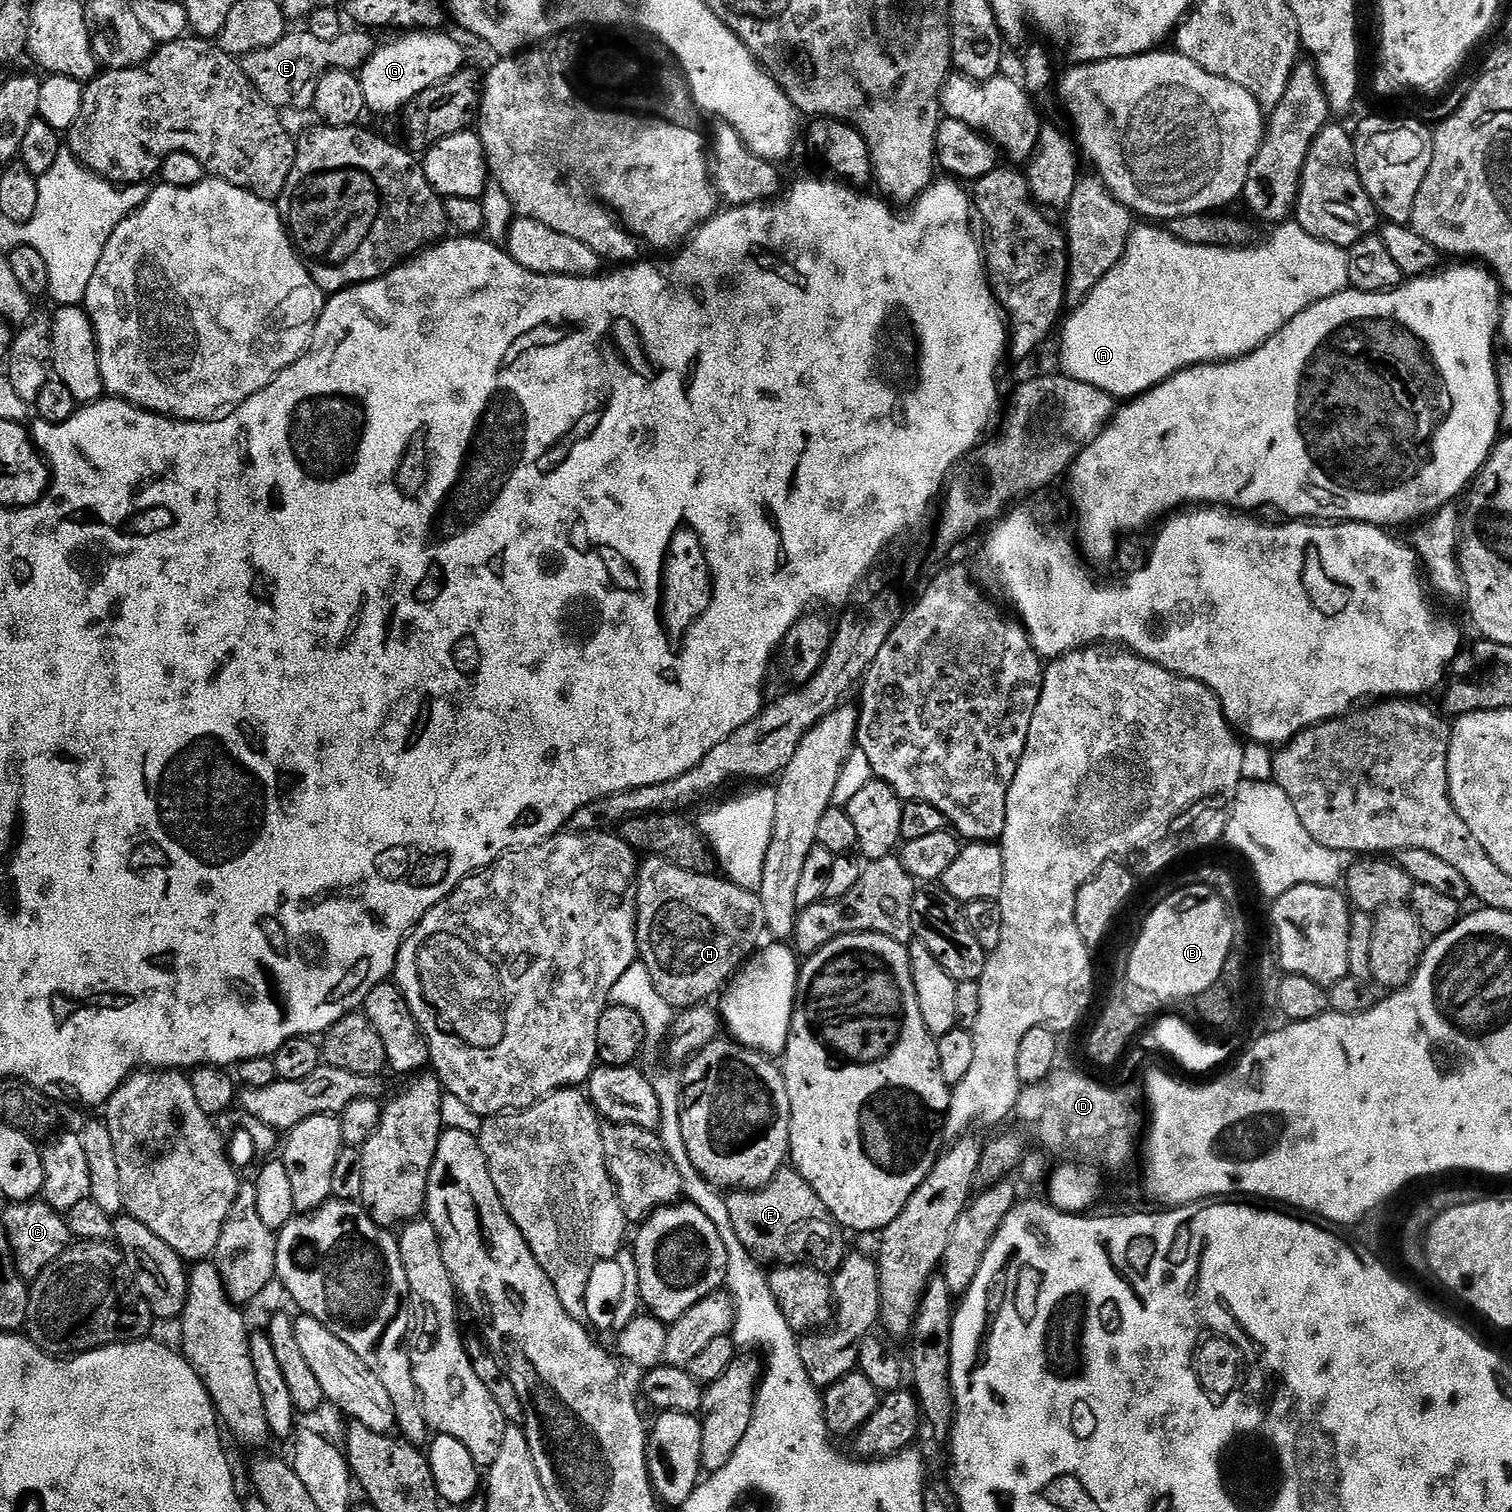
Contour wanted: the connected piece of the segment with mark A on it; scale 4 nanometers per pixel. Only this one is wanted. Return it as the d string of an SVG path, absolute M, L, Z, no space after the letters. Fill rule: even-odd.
M1148 222L1141 224L1144 224L1141 228L1133 227L1129 231L1128 238L1124 242L1124 253L1114 266L1114 270L1110 270L1110 274L1106 274L1106 278L1102 278L1102 282L1098 282L1098 286L1094 286L1094 290L1090 290L1090 294L1081 304L1075 305L1067 313L1058 332L1058 337L1060 336L1059 371L1078 382L1086 382L1090 386L1098 386L1098 390L1106 390L1106 394L1115 396L1120 402L1127 402L1134 396L1149 392L1154 386L1166 382L1166 378L1187 368L1192 368L1196 364L1219 364L1225 360L1237 360L1239 356L1250 354L1255 348L1261 348L1278 330L1282 330L1282 326L1286 322L1290 322L1295 316L1302 314L1302 310L1306 310L1320 300L1343 292L1349 287L1346 274L1347 251L1337 245L1331 245L1330 242L1312 237L1297 222L1281 222L1275 225L1271 229L1272 237L1265 244L1258 245L1259 243L1257 243L1255 246L1246 248L1211 248L1210 246L1187 244L1185 240L1180 240L1172 235L1171 231L1164 229L1163 232L1160 229L1163 227L1153 226Z

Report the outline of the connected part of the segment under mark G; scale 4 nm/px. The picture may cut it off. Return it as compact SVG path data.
M408 30L397 40L375 49L370 59L358 75L362 82L364 106L369 113L381 112L388 116L391 112L399 113L422 90L430 90L430 86L441 84L458 74L465 67L464 48L444 30Z

